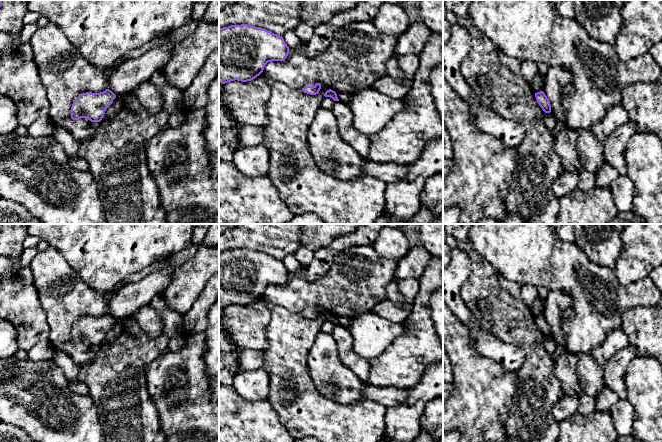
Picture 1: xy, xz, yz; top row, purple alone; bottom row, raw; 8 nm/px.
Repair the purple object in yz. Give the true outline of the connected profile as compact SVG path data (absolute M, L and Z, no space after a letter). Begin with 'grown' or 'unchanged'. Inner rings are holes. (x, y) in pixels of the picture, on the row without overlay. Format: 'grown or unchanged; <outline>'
unchanged; M543 315L535 317L536 324L545 337L551 336L550 325Z

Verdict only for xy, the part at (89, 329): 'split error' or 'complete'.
complete

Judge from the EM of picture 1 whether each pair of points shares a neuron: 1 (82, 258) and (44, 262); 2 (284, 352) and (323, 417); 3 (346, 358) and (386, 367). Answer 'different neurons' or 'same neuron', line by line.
1: different neurons
2: same neuron
3: different neurons

